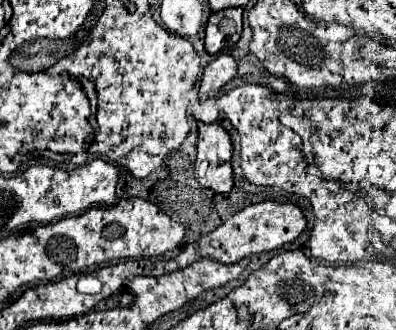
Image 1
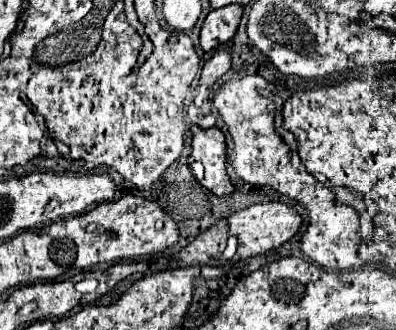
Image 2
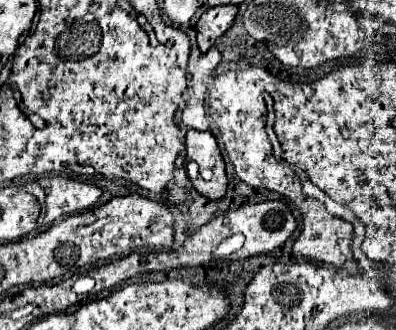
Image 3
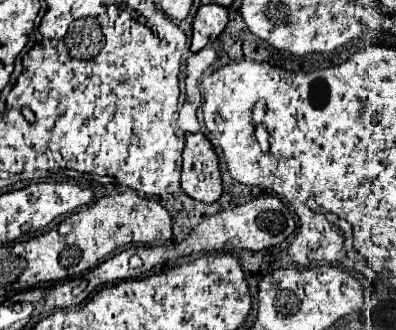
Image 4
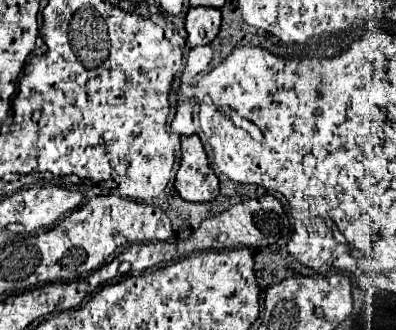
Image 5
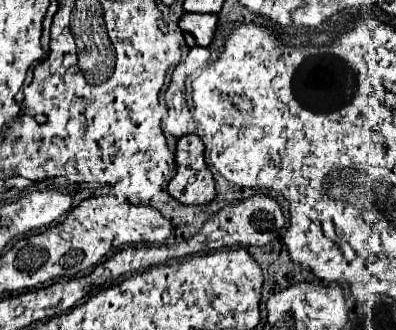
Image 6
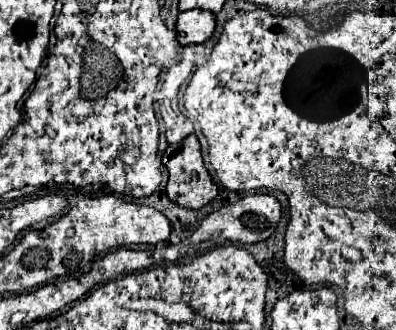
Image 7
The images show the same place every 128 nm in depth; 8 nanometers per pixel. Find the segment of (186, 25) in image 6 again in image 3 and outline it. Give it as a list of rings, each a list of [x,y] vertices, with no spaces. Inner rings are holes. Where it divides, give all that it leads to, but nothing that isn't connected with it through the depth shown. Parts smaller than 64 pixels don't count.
[[[214,6],[200,16],[196,24],[196,32],[198,32],[198,46],[202,54],[208,52],[216,42],[216,38],[220,38],[234,24],[236,12],[238,6]]]

